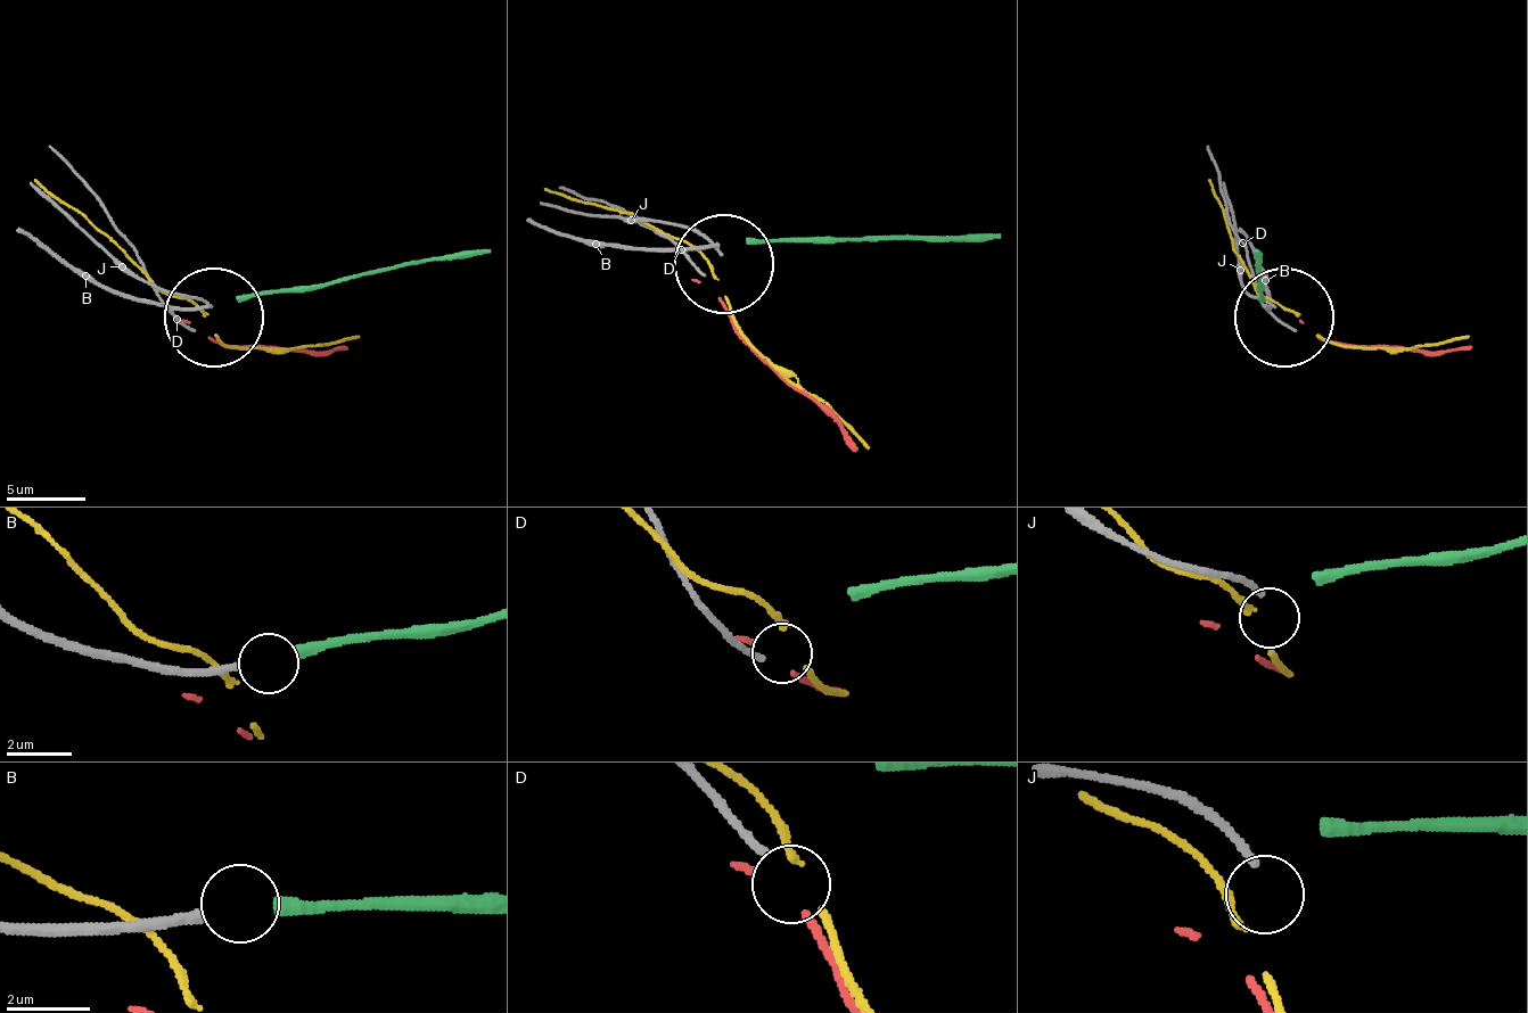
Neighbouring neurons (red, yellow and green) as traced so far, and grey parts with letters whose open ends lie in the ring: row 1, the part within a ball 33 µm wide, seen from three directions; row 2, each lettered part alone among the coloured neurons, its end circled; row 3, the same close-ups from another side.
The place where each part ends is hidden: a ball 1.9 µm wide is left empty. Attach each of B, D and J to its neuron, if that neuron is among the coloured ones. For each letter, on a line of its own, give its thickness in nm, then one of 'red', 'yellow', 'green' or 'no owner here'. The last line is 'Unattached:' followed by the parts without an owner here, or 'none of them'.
B: calibre 240 nm; green
D: calibre 190 nm; no owner here
J: calibre 180 nm; no owner here
Unattached: D, J

